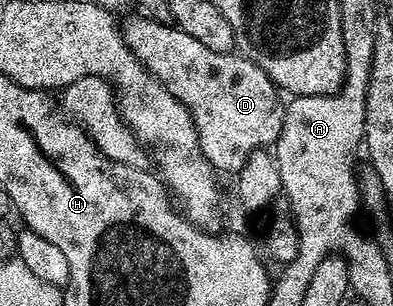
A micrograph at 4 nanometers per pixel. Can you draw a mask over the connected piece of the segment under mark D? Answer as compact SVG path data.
M148 16L133 17L124 19L121 35L125 37L125 43L129 45L134 56L144 64L145 69L155 75L167 88L167 92L171 92L171 96L175 96L175 100L182 102L191 112L197 129L197 149L200 154L211 163L214 171L222 175L240 175L243 164L247 164L249 157L259 149L272 147L283 128L283 98L267 76L267 72L263 72L263 68L256 66L250 58L246 58L240 52L224 54L199 44L195 36L187 36L187 32L183 32L176 24L156 22Z

